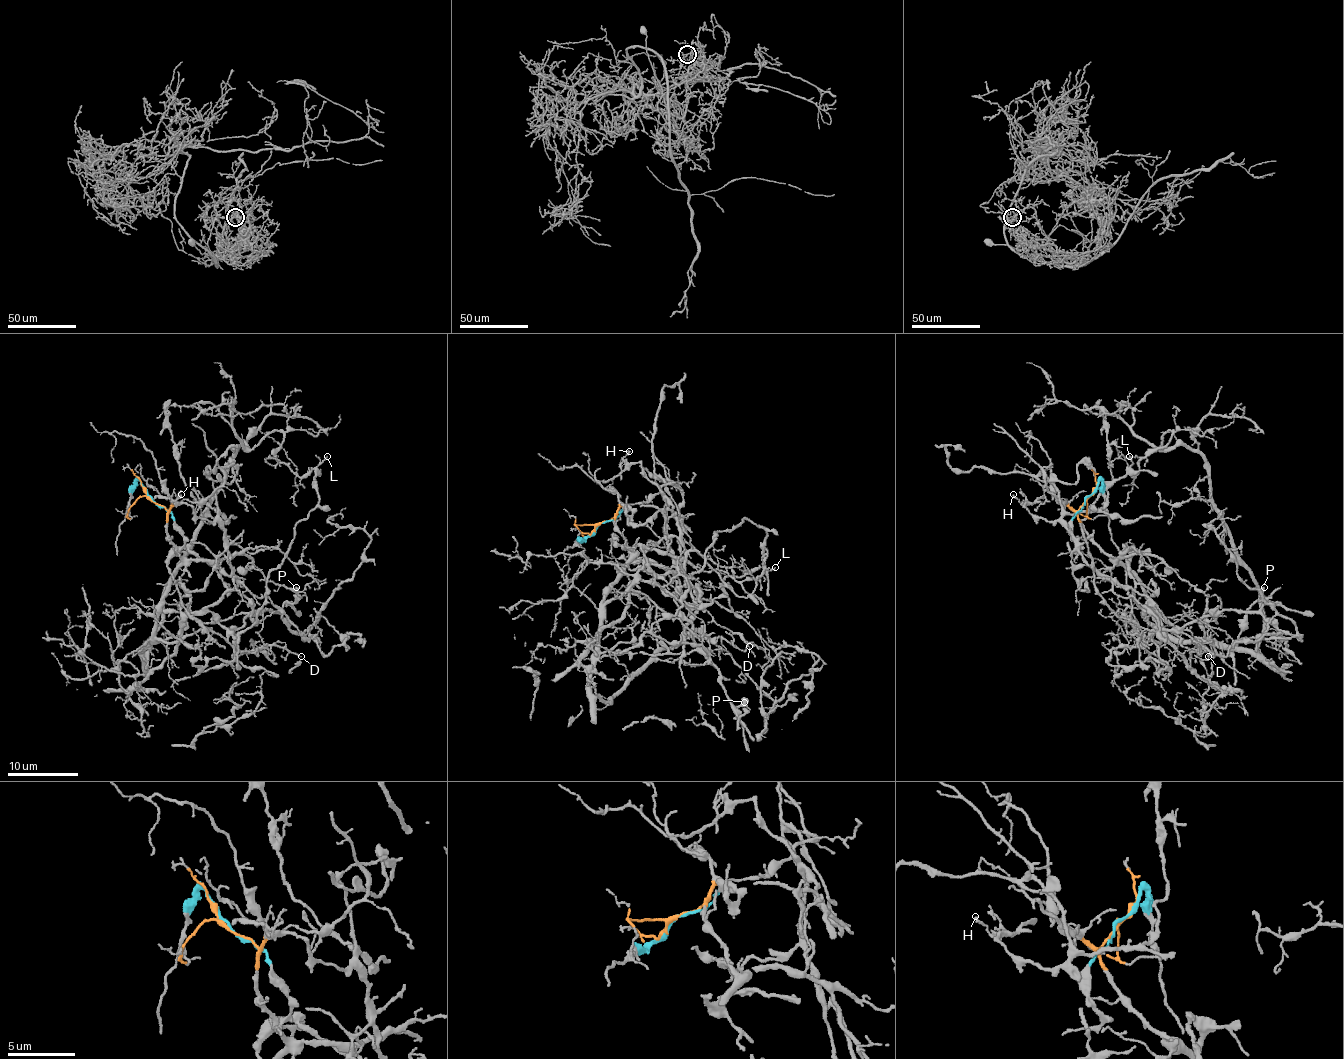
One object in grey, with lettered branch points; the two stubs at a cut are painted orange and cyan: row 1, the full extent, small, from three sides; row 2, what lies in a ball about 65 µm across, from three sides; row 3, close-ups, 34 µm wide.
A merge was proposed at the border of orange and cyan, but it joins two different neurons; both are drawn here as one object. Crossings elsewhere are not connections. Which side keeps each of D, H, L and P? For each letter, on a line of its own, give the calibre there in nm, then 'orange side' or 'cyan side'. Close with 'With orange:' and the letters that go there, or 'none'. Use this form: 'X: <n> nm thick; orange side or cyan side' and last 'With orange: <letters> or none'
D: 120 nm thick; orange side
H: 180 nm thick; cyan side
L: 120 nm thick; orange side
P: 360 nm thick; cyan side
With orange: D, L

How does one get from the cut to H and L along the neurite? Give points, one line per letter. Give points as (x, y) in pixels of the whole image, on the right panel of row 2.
H: (1088, 497), (1072, 519), (1070, 555), (1074, 537), (1058, 521), (1042, 519), (1028, 511), (1012, 495)
L: (1088, 497), (1077, 521), (1162, 627), (1257, 651), (1208, 463), (1171, 431), (1136, 475), (1129, 456)

